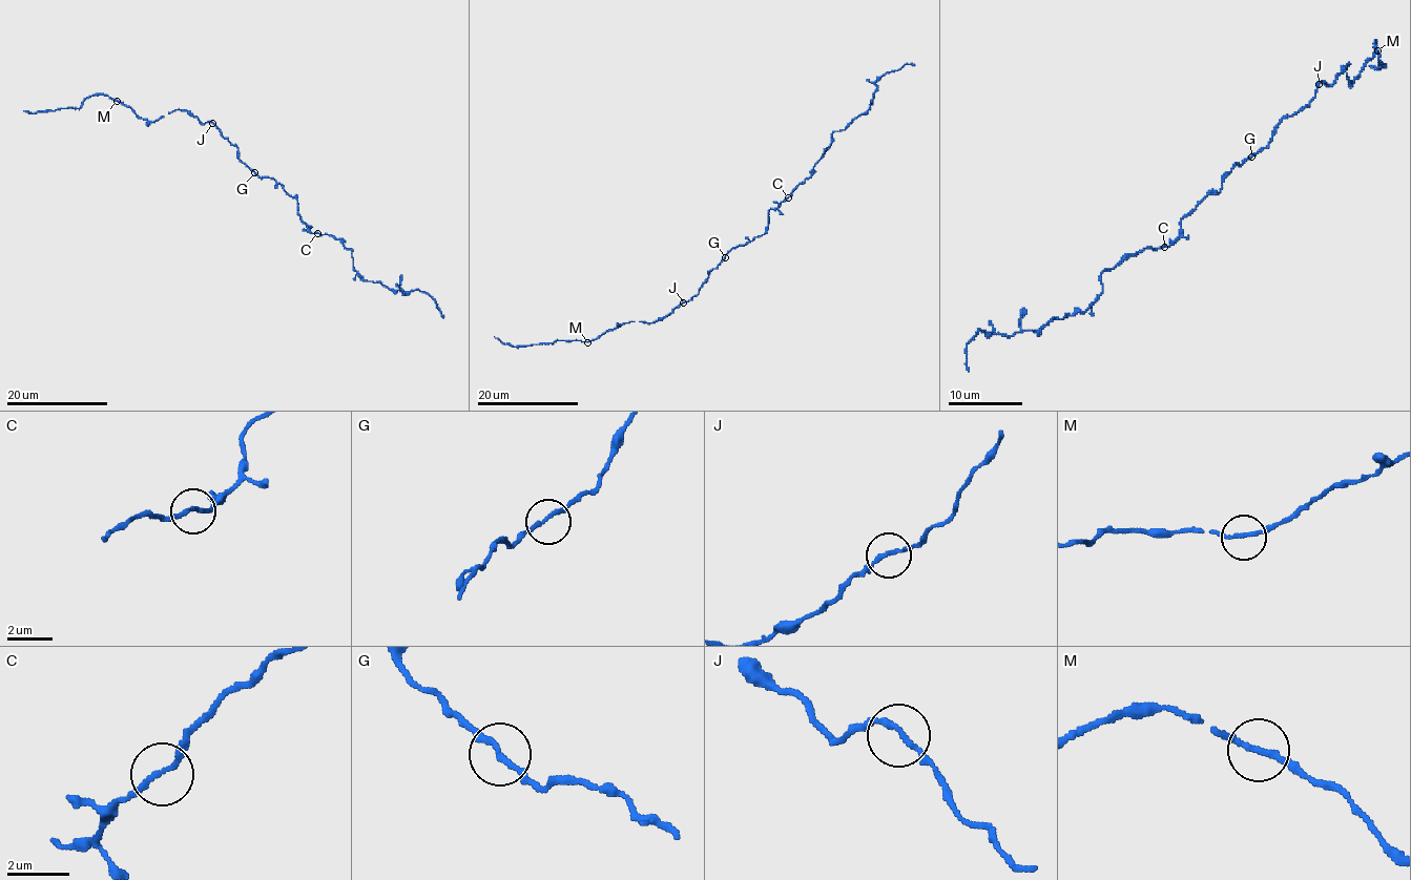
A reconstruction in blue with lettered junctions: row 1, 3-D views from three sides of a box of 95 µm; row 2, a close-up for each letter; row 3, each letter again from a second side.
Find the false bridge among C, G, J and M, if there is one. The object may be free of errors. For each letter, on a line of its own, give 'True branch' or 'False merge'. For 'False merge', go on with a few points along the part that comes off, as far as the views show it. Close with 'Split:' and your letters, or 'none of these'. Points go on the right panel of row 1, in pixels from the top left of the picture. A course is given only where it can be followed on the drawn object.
C: True branch
G: True branch
J: True branch
M: True branch
Split: none of these

